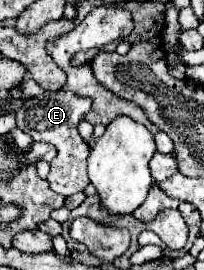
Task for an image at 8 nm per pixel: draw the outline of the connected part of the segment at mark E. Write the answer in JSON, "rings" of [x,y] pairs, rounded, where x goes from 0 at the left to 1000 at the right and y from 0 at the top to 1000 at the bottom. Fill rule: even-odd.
{"rings":[[[279,333],[279,341],[221,341],[211,356],[162,356],[132,363],[83,415],[83,467],[152,496],[172,526],[240,526],[279,548],[279,578],[250,600],[250,637],[230,652],[230,674],[260,711],[299,726],[358,726],[377,711],[407,711],[417,689],[436,681],[426,659],[426,578],[436,578],[436,541],[417,519],[387,504],[387,452],[417,437],[417,422],[446,400],[446,370],[426,356],[377,356],[377,341],[338,333]]]}

